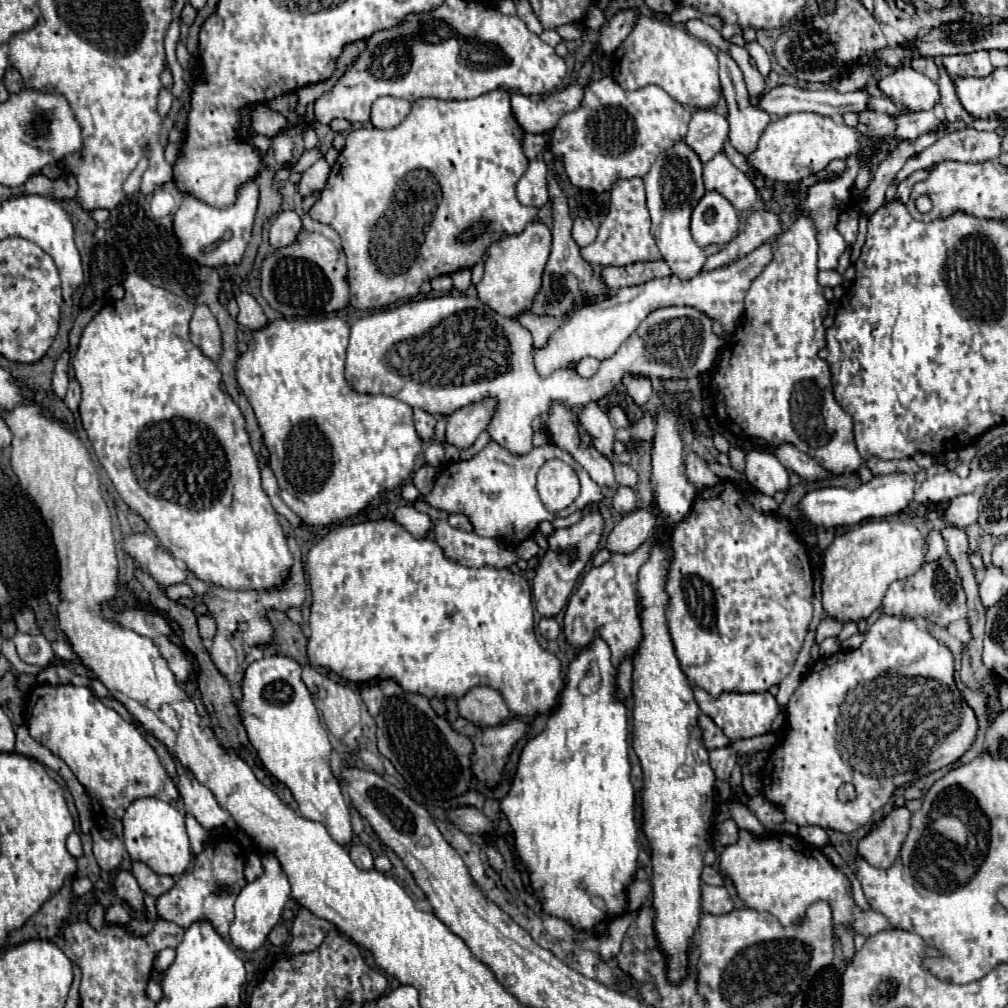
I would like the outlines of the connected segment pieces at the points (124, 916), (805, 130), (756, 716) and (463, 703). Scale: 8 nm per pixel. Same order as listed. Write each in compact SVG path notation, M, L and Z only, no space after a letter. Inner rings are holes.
M114 903L108 907L108 915L106 915L106 925L126 925L130 921L130 911L126 905L122 903Z
M790 113L772 121L760 137L758 149L748 157L750 165L758 169L764 177L782 183L798 183L808 175L816 175L828 167L832 159L846 159L862 153L862 141L874 137L862 133L856 127L838 123L832 117L818 113Z
M692 687L692 689L694 689L694 699L696 699L700 711L704 715L708 715L722 729L722 733L730 739L746 739L746 737L756 737L756 735L768 733L772 727L772 721L776 719L778 711L780 711L774 695L770 695L768 691L764 691L764 693L734 693L734 691L728 693L726 691L718 699L714 699L700 687Z
M482 685L470 689L462 699L458 699L458 713L478 727L494 727L510 717L500 693Z

